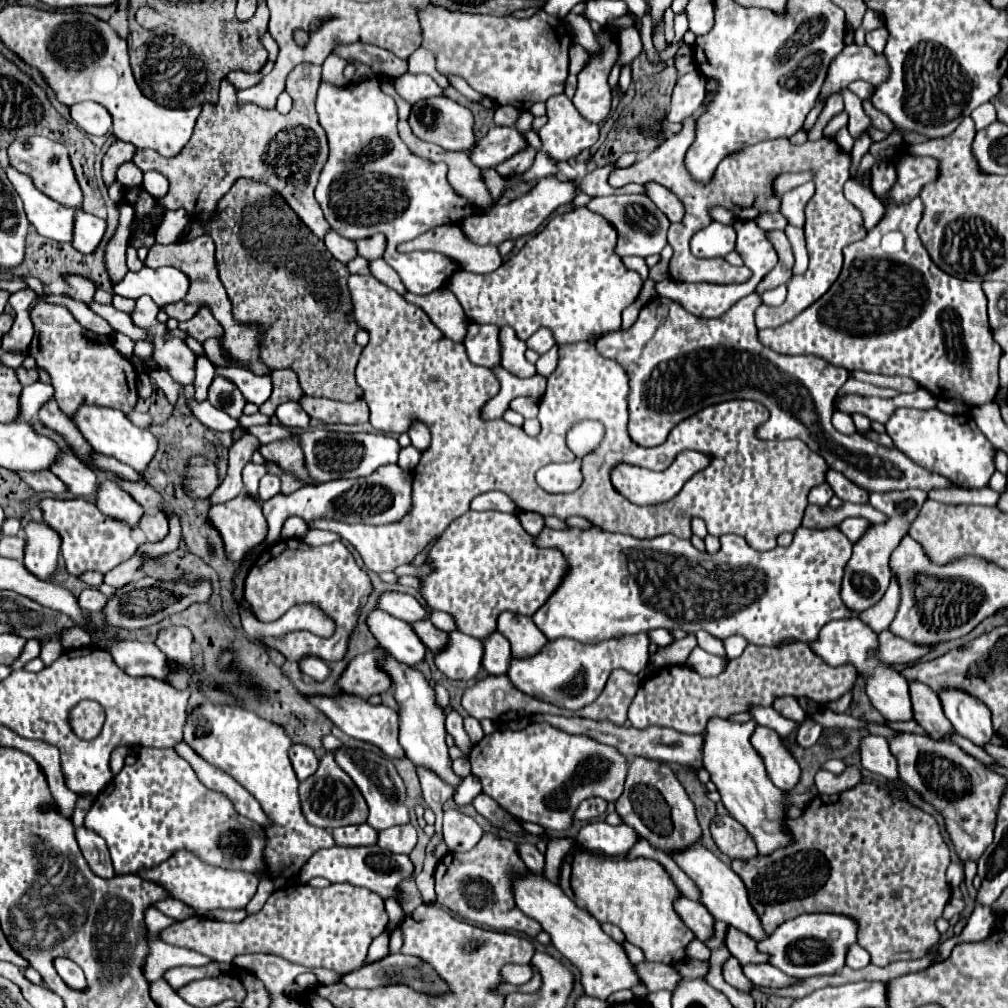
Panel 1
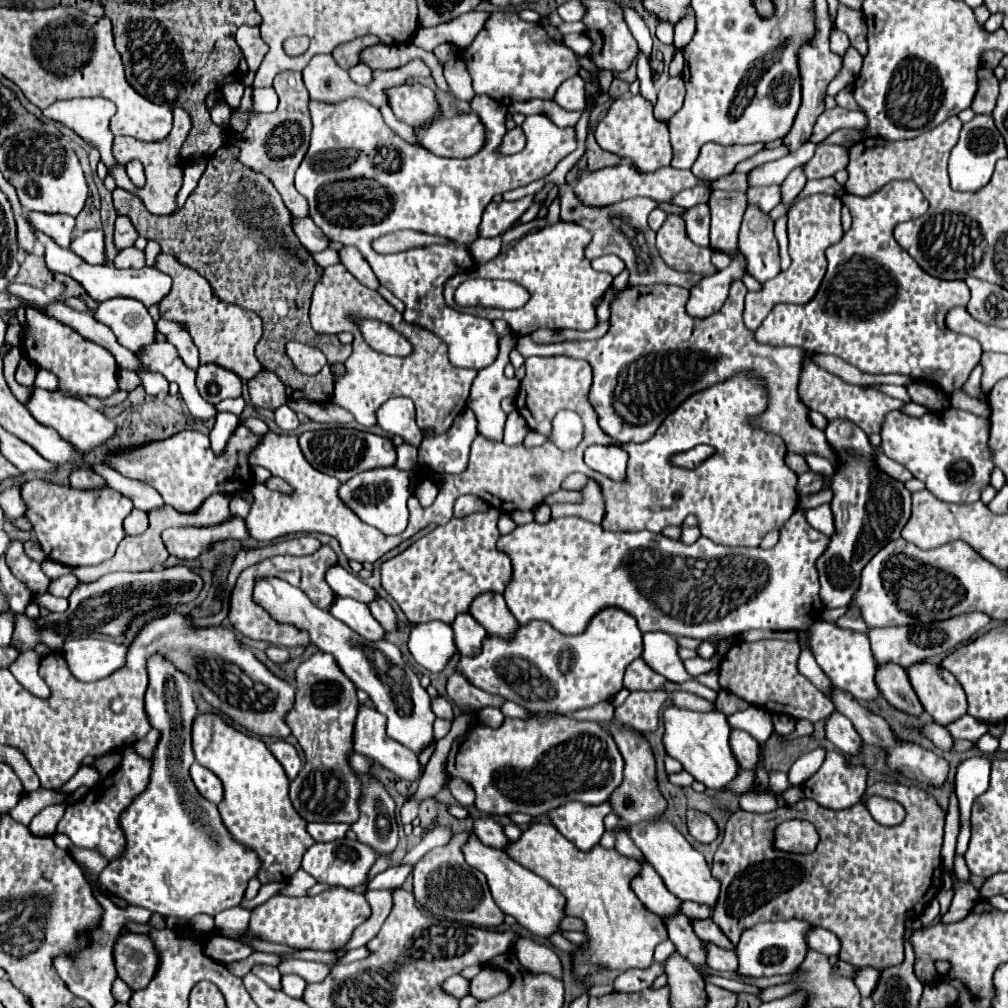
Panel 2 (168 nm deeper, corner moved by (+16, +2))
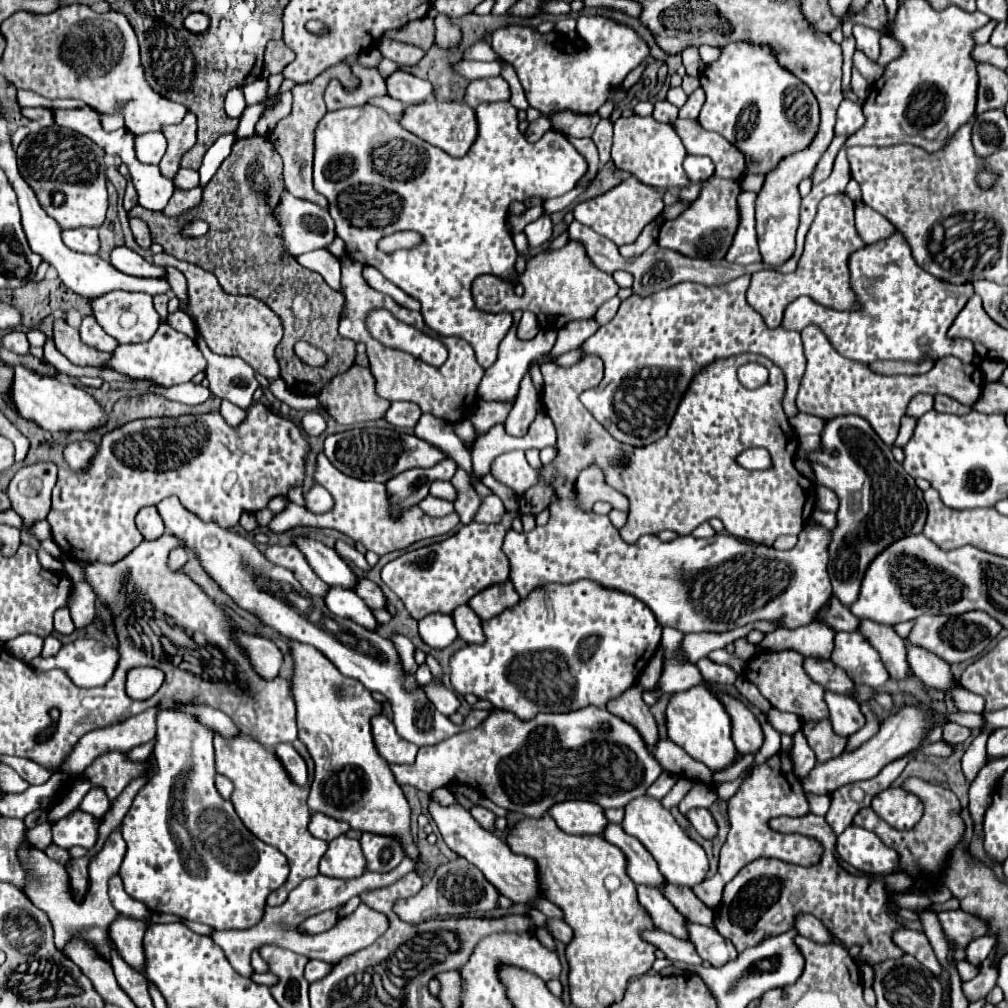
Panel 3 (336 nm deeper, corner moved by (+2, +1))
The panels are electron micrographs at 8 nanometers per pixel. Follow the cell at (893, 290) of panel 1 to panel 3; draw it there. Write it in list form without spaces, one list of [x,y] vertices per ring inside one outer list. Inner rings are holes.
[[[900,230],[850,254],[848,268],[858,304],[856,310],[836,312],[802,296],[786,308],[782,328],[802,332],[806,326],[818,326],[838,354],[862,364],[872,364],[876,360],[904,360],[918,364],[924,360],[936,362],[946,356],[956,356],[964,364],[978,362],[976,348],[970,340],[948,338],[950,322],[954,322],[966,302],[974,296],[972,284],[956,286],[922,270]]]

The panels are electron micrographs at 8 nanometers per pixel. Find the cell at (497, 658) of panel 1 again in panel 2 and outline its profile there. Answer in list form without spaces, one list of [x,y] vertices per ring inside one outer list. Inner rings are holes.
[[[460,613],[452,621],[452,631],[454,631],[454,643],[460,655],[476,655],[480,653],[482,639],[486,637],[486,629],[470,615],[470,613]]]

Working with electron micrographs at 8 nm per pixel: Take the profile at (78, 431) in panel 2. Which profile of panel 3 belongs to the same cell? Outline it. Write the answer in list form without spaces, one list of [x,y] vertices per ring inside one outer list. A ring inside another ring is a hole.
[[[14,366],[14,372],[12,400],[22,418],[36,422],[50,432],[94,432],[106,426],[108,414],[86,390],[76,388],[70,382],[60,382],[58,378],[36,374],[22,366]]]

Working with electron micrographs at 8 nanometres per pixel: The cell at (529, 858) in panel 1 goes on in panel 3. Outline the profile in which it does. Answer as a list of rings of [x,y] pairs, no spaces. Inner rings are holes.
[[[474,806],[474,808],[470,810],[470,814],[474,816],[474,820],[476,820],[476,822],[480,822],[480,826],[482,826],[482,828],[488,828],[490,832],[494,832],[494,830],[496,830],[496,828],[494,828],[496,816],[494,816],[494,812],[492,812],[492,810],[482,808],[482,806]]]

